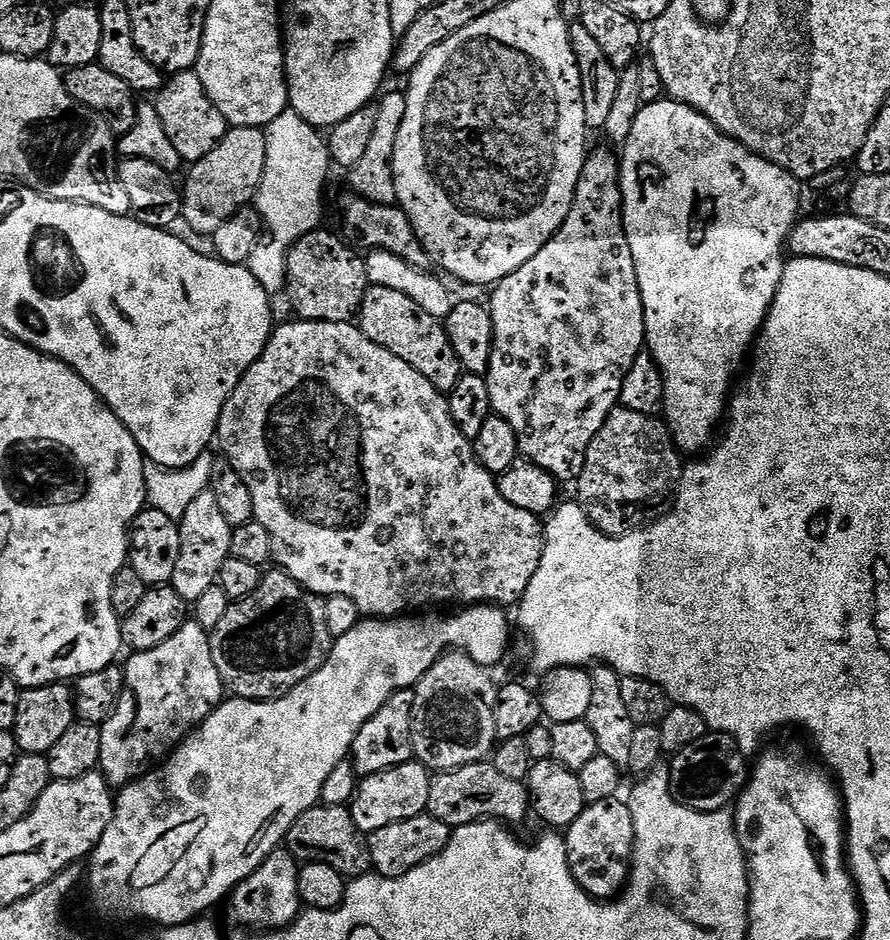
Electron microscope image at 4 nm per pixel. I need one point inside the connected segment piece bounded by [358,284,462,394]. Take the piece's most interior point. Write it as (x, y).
(389, 319)

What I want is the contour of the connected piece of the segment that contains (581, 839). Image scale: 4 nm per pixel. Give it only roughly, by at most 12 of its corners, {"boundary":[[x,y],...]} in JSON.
{"boundary":[[588,804],[563,833],[574,878],[609,901],[636,851],[633,809]]}

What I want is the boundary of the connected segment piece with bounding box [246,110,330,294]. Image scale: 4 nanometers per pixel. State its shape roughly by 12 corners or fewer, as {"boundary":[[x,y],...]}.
{"boundary":[[291,110],[266,133],[246,266],[285,291],[288,251],[321,227],[327,139]]}

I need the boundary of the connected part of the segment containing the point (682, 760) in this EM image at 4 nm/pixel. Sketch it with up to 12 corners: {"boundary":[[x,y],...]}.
{"boundary":[[712,730],[670,760],[675,795],[725,811],[750,775],[740,744]]}

